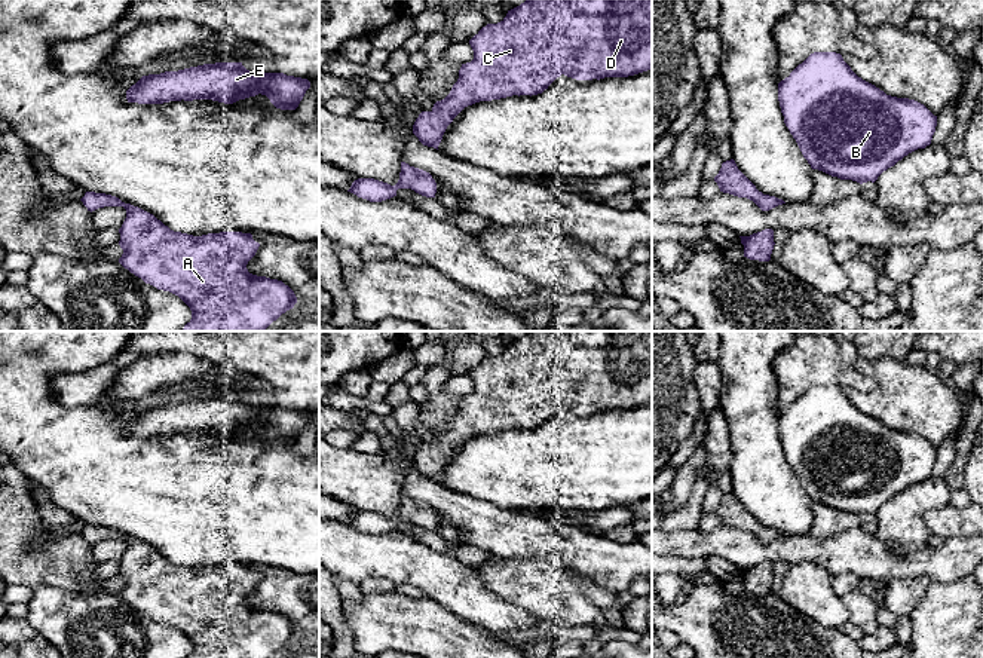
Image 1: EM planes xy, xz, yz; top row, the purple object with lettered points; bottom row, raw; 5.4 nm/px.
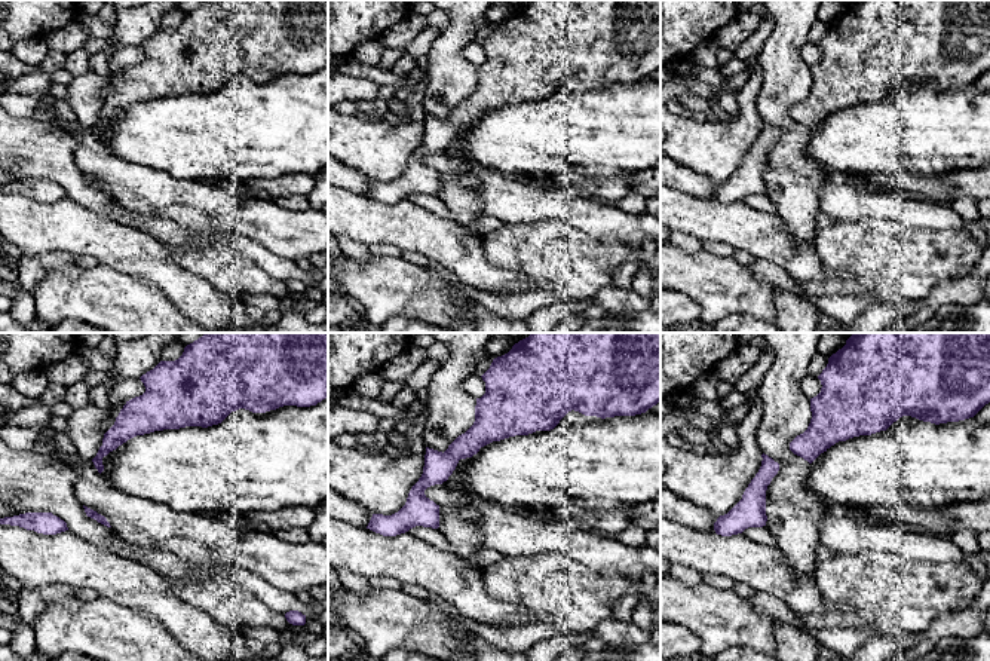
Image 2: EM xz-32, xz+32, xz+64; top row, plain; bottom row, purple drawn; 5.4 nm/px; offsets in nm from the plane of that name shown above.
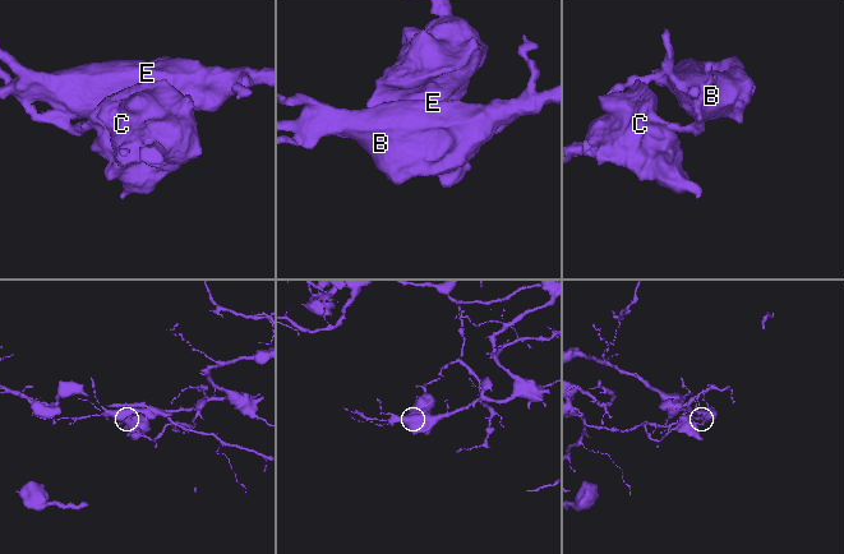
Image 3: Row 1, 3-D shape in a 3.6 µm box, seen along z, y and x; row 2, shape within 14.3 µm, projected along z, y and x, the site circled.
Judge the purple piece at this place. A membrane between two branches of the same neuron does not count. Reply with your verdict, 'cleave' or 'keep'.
cleave

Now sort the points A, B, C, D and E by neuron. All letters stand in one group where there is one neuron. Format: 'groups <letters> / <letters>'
groups A C D / B E

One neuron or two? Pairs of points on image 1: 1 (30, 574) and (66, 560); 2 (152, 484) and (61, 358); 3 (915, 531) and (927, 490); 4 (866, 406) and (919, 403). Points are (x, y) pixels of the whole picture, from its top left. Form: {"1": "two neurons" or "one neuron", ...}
{"1": "one neuron", "2": "one neuron", "3": "one neuron", "4": "one neuron"}

